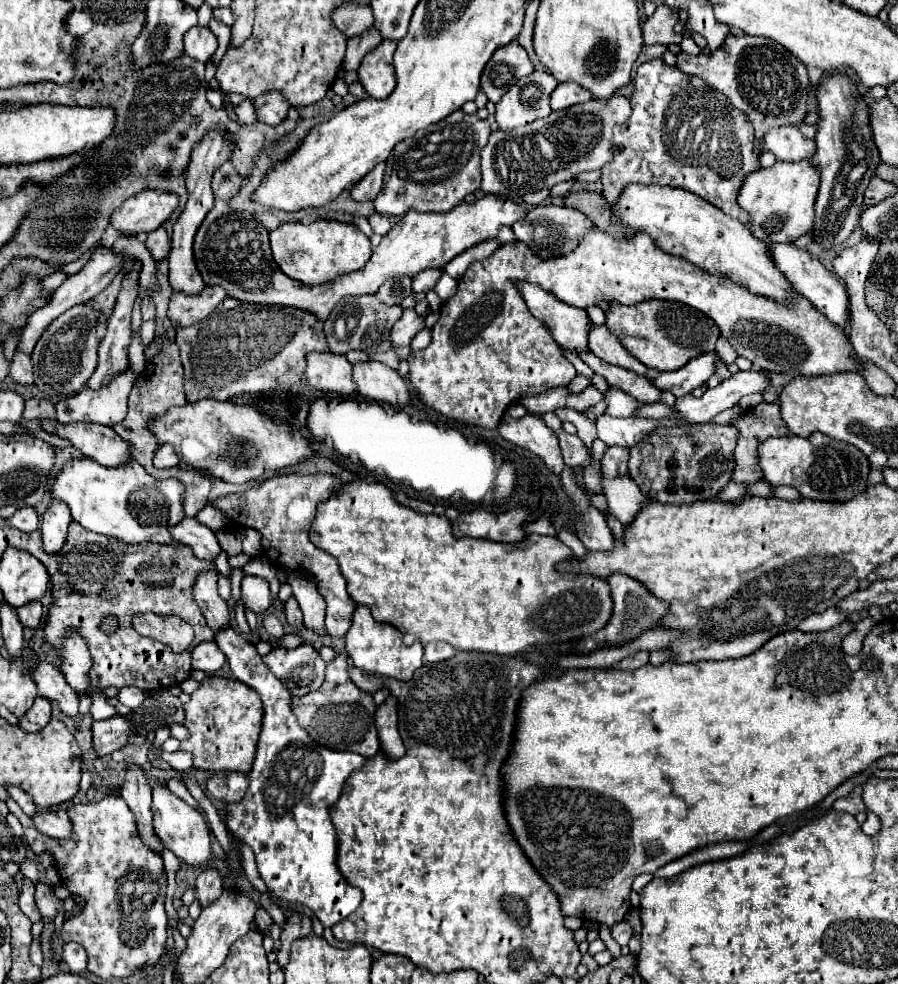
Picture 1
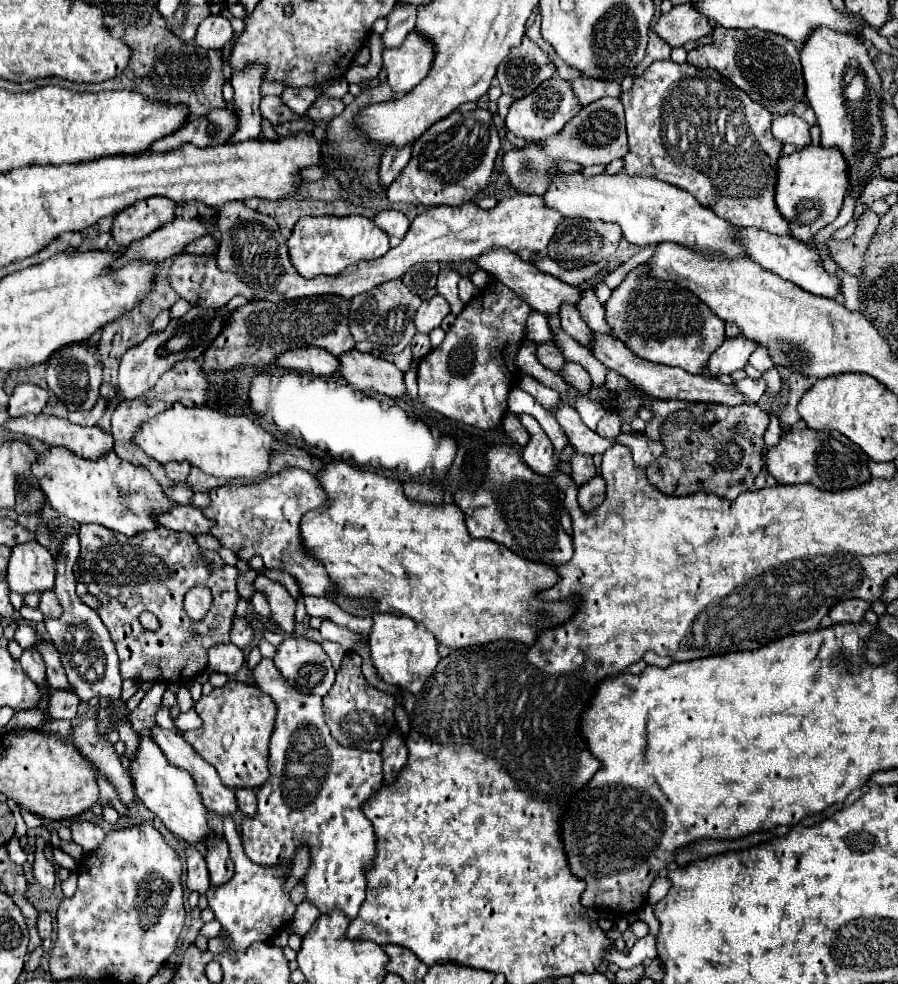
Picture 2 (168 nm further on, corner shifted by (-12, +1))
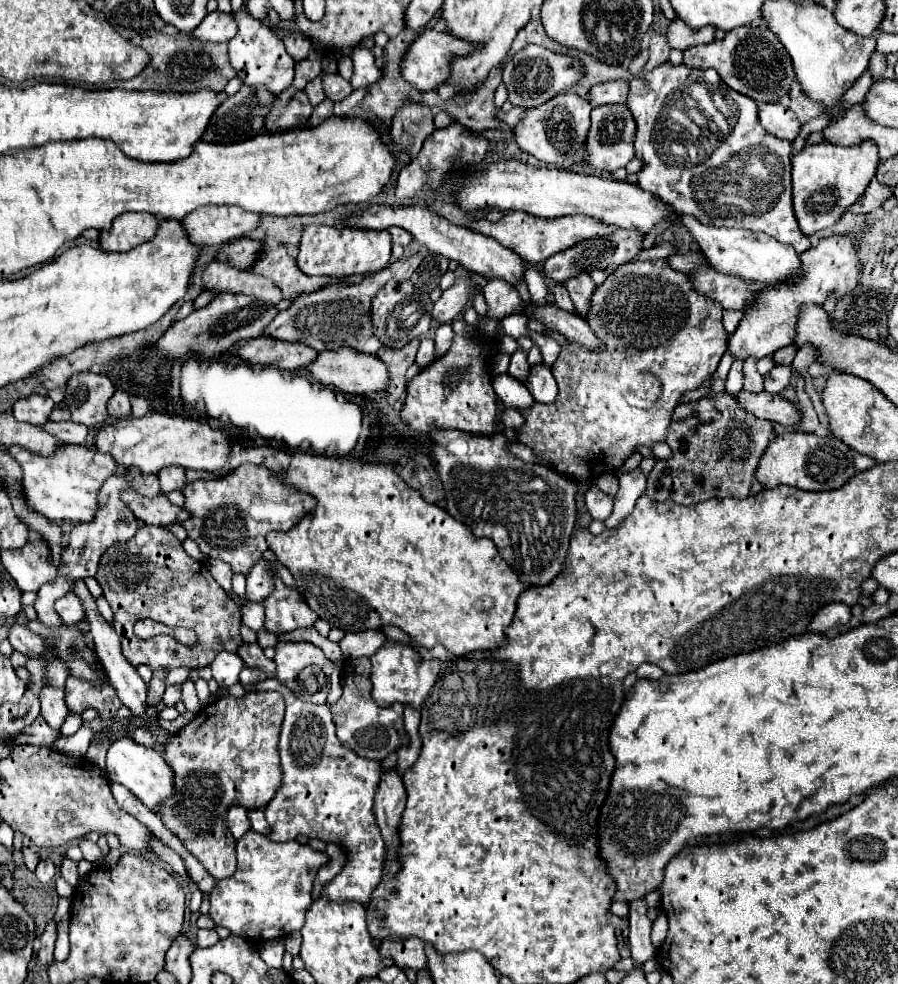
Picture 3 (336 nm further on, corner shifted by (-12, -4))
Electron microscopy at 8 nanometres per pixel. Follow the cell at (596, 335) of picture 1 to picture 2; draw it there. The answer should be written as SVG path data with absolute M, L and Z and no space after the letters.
M584 288L582 296L580 296L580 304L576 304L578 312L582 314L582 320L594 330L594 332L606 332L612 334L612 330L608 328L606 320L604 320L604 308L596 298L596 292L592 288Z

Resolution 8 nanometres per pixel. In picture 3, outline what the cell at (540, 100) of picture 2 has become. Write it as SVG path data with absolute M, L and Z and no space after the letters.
M560 93L544 105L528 109L522 119L514 125L514 137L526 153L540 161L556 163L564 169L584 163L584 137L590 125L590 103L574 93Z

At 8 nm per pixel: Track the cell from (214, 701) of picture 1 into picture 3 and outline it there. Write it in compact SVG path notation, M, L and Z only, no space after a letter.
M276 691L220 697L198 711L194 721L174 735L164 749L164 759L176 775L176 793L160 809L162 821L216 881L232 877L236 869L236 843L222 825L228 805L264 807L280 787L278 735L282 719L284 699Z

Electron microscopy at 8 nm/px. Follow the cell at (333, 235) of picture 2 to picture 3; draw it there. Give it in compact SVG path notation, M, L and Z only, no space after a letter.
M306 225L298 245L300 253L296 265L304 275L370 275L384 269L390 261L392 241L388 231L372 231L360 227L328 227L328 225Z

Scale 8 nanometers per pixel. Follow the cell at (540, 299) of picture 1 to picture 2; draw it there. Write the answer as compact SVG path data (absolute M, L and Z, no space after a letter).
M498 248L498 250L492 250L492 252L484 252L482 256L478 256L474 260L474 264L478 268L482 268L484 272L488 272L494 280L502 282L506 288L510 288L516 296L524 298L526 304L530 304L534 310L542 312L544 316L558 314L558 308L560 308L562 302L576 304L580 300L580 290L576 286L568 286L562 280L556 280L554 276L542 274L532 262L524 262L518 254L514 254L514 252L506 250L506 248Z

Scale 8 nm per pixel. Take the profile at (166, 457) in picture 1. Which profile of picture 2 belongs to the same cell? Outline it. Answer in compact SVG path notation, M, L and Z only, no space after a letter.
M168 462L164 464L166 476L174 482L186 482L188 474L190 474L190 464L188 462Z

